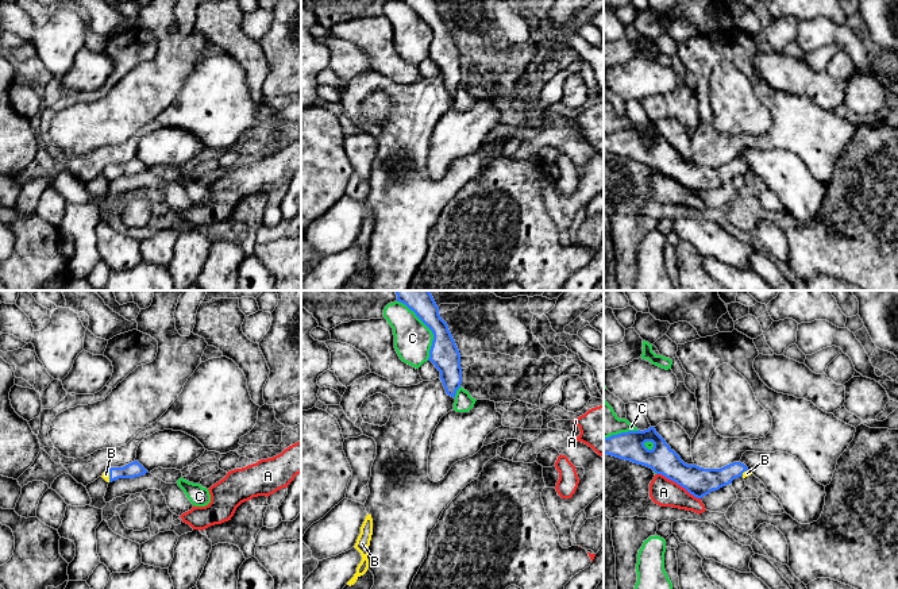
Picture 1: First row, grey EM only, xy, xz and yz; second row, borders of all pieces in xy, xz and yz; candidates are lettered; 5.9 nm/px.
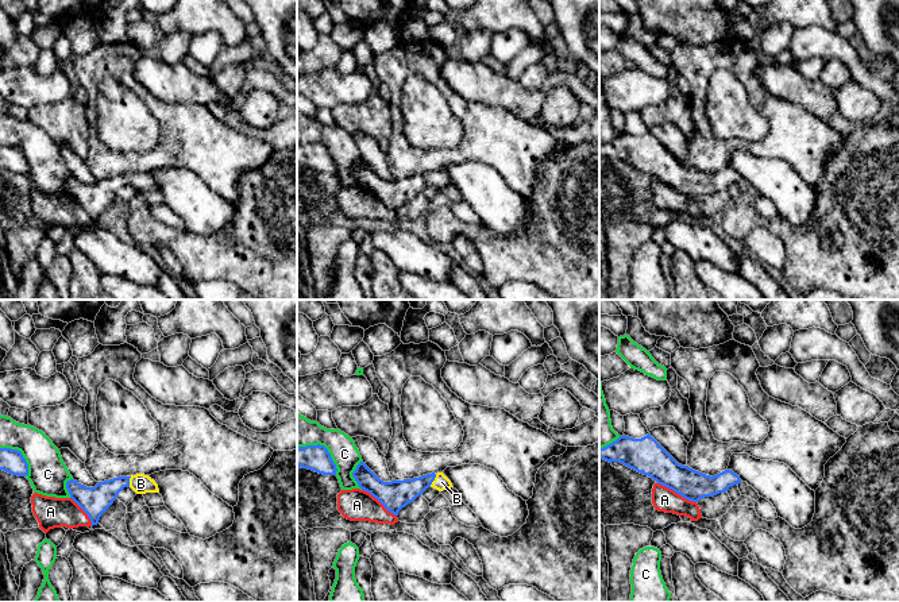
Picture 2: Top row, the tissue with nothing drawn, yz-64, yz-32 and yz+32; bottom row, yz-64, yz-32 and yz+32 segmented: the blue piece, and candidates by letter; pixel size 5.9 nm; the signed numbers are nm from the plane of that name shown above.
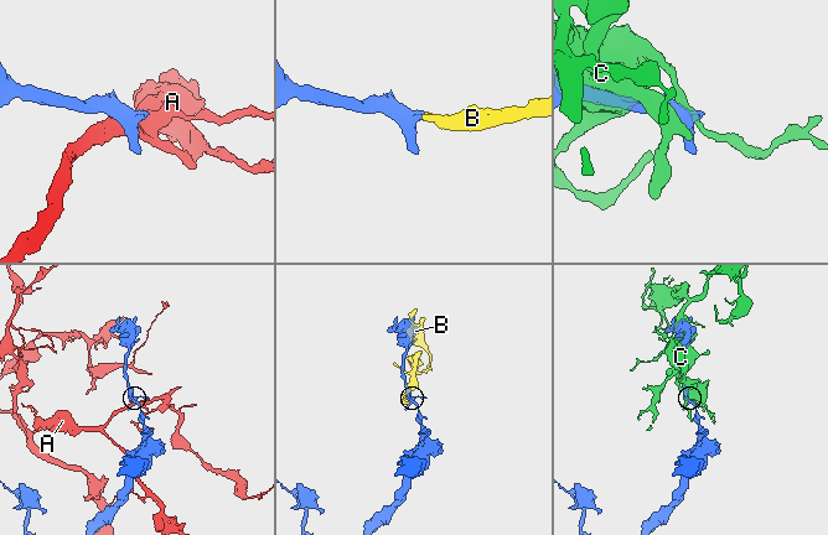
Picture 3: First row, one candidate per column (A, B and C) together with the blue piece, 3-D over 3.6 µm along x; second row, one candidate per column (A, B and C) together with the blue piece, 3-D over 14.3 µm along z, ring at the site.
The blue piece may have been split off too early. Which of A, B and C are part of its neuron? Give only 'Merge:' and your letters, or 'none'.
Merge: B

